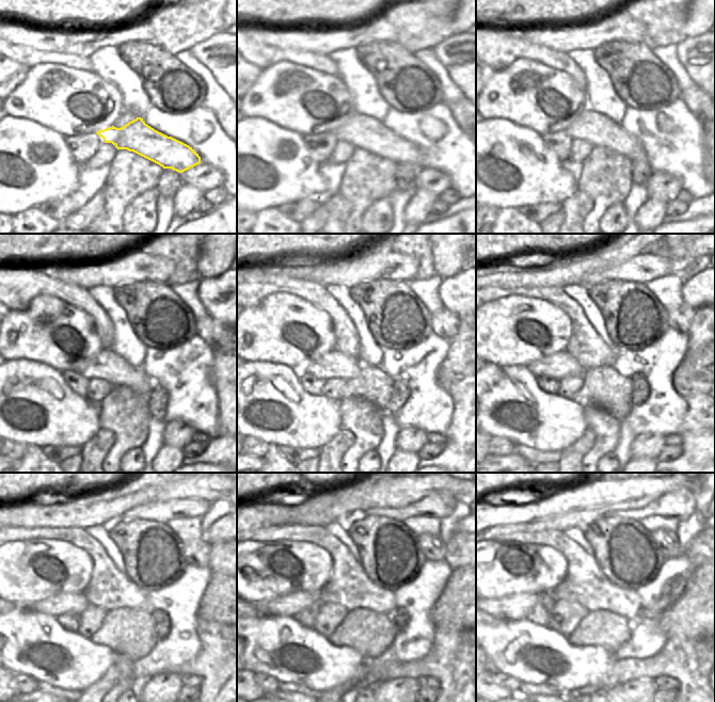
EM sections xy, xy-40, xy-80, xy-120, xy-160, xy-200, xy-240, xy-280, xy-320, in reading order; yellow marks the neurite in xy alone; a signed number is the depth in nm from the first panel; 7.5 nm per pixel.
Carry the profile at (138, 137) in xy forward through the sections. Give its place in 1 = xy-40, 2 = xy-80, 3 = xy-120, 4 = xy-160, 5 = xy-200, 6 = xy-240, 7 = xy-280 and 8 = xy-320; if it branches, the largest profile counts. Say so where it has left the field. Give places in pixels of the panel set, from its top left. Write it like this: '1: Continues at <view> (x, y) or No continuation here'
1: Continues at xy-40 (363, 131)
2: Continues at xy-80 (599, 130)
3: Continues at xy-120 (107, 365)
4: Continues at xy-160 (333, 364)
5: Continues at xy-200 (559, 365)
6: Continues at xy-240 (63, 603)
7: Continues at xy-280 (289, 605)
8: Continues at xy-320 (515, 607).

